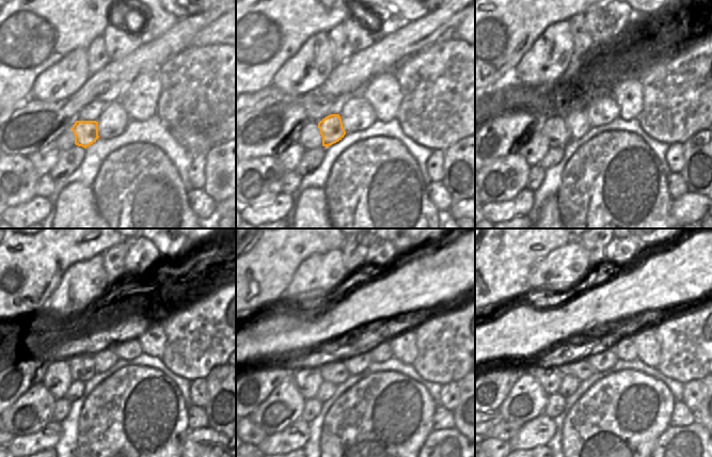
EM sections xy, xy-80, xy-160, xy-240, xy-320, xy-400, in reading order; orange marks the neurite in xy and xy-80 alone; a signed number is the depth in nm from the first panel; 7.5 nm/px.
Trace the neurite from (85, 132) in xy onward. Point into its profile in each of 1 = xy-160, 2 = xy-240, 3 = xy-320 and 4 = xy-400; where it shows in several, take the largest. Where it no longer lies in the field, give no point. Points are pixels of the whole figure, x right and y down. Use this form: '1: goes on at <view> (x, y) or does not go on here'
1: goes on at xy-160 (576, 122)
2: goes on at xy-240 (104, 358)
3: goes on at xy-320 (356, 361)
4: goes on at xy-400 (604, 358)

